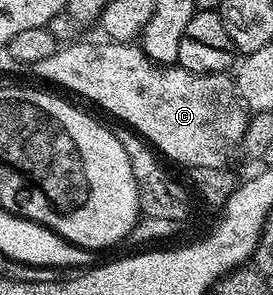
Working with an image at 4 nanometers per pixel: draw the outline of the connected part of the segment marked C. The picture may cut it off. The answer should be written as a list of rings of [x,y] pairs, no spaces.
[[[102,42],[103,44],[71,44],[68,48],[60,47],[49,58],[45,58],[45,62],[37,62],[33,65],[33,72],[39,76],[44,76],[51,84],[60,84],[63,88],[68,88],[71,92],[76,92],[79,96],[84,96],[87,100],[92,100],[99,108],[104,108],[111,116],[116,116],[116,121],[122,122],[131,129],[132,132],[138,134],[142,139],[146,140],[160,157],[172,160],[175,164],[184,164],[187,170],[201,167],[215,167],[222,169],[227,163],[227,151],[230,150],[231,144],[235,146],[242,145],[243,136],[247,132],[247,121],[249,119],[248,109],[242,100],[239,99],[239,92],[235,89],[234,79],[227,72],[194,72],[193,70],[185,70],[178,66],[164,66],[156,64],[143,53],[142,47],[138,43],[117,44],[114,42]]]

